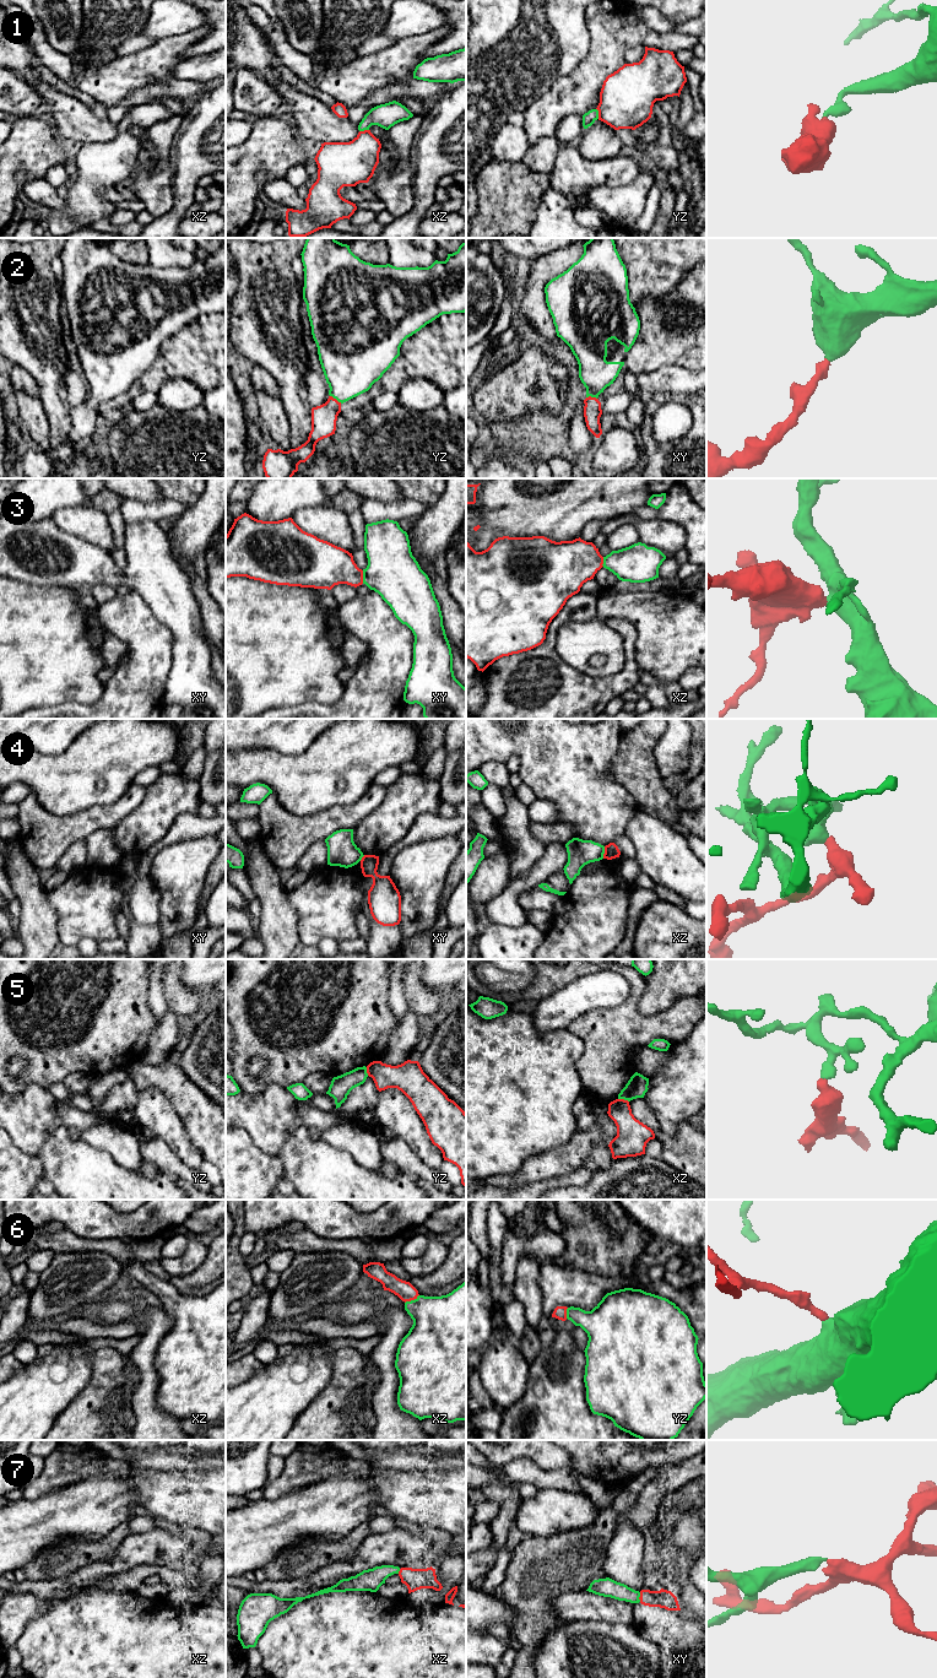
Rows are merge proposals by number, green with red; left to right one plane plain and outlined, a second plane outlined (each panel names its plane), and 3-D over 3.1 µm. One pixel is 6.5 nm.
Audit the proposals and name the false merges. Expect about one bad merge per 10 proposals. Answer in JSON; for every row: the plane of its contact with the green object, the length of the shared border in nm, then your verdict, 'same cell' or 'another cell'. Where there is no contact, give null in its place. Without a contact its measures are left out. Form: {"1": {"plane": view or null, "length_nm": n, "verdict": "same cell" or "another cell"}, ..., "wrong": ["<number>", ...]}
{"1": {"plane": "yz", "length_nm": 70, "verdict": "same cell"}, "2": {"plane": "yz", "length_nm": 90, "verdict": "same cell"}, "3": {"plane": "xy", "length_nm": 90, "verdict": "same cell"}, "4": {"plane": "xz", "length_nm": 80, "verdict": "another cell"}, "5": {"plane": "xz", "length_nm": 80, "verdict": "another cell"}, "6": {"plane": "xz", "length_nm": 110, "verdict": "same cell"}, "7": {"plane": "xy", "length_nm": 60, "verdict": "same cell"}, "wrong": ["4", "5"]}

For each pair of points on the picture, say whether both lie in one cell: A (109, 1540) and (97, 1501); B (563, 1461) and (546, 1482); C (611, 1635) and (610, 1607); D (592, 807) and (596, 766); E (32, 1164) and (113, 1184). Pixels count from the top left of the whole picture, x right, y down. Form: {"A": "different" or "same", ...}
{"A": "different", "B": "different", "C": "different", "D": "same", "E": "different"}

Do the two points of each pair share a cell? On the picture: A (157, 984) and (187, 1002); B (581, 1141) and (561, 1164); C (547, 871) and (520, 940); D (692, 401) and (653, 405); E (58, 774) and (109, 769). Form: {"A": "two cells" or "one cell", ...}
{"A": "two cells", "B": "one cell", "C": "two cells", "D": "one cell", "E": "one cell"}

